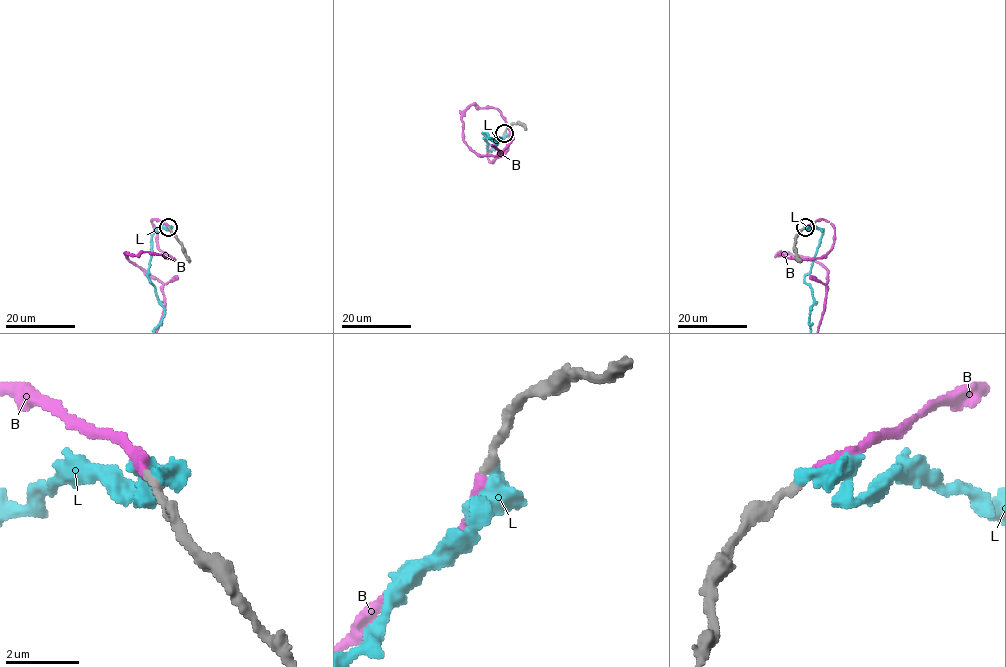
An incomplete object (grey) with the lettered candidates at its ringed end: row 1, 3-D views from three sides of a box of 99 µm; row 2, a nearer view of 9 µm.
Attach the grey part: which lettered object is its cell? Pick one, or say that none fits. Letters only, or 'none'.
B

